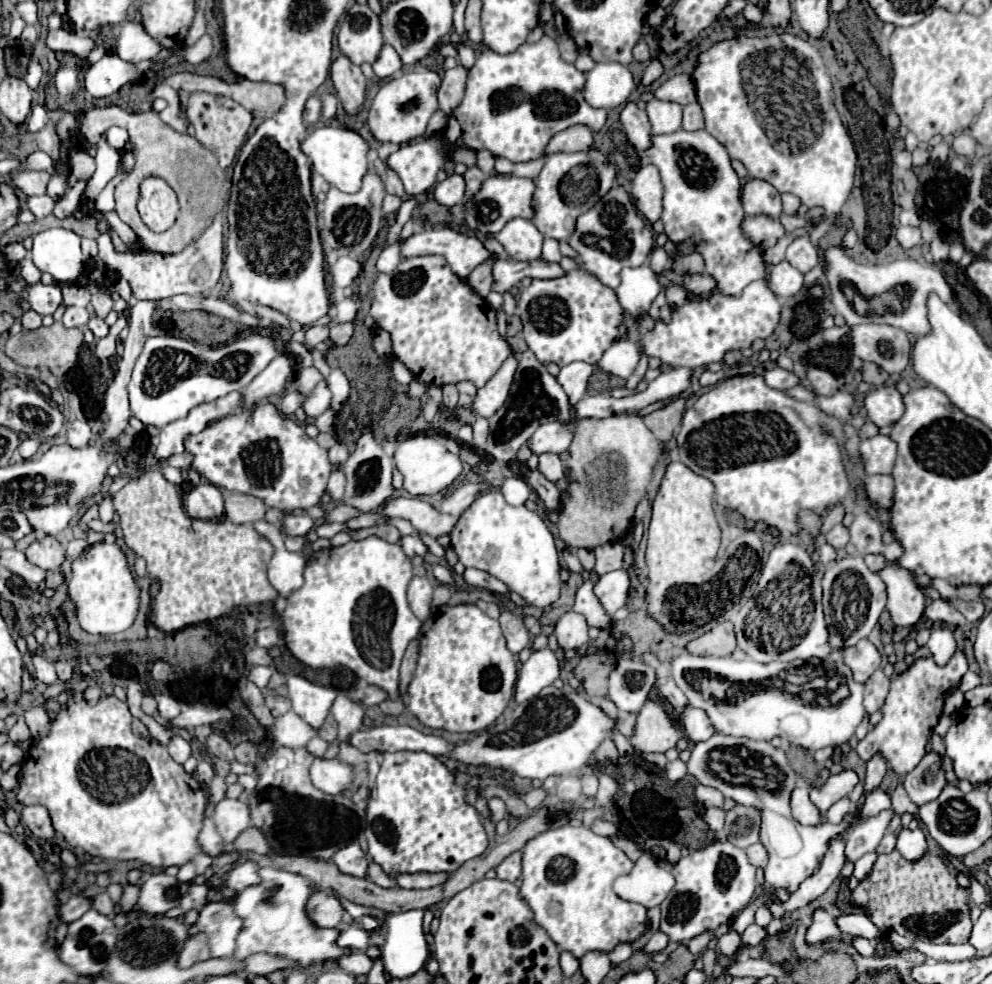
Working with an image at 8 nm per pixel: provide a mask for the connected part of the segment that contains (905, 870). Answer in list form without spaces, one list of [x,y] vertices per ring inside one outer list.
[[[897,850],[881,854],[871,874],[851,892],[851,904],[863,908],[881,930],[895,930],[903,936],[927,938],[937,944],[963,944],[971,934],[971,890],[957,884],[941,856],[927,852],[923,860],[911,864]]]

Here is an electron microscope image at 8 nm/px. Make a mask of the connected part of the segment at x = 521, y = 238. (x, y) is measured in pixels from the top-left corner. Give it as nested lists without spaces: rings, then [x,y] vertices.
[[[513,218],[503,226],[503,230],[499,230],[495,234],[495,238],[501,242],[505,252],[513,260],[537,260],[537,258],[541,258],[543,234],[533,226],[531,220]]]

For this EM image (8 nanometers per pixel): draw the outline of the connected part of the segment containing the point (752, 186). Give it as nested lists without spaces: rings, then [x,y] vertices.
[[[751,178],[745,188],[743,188],[743,208],[745,208],[745,214],[747,216],[759,216],[759,214],[765,214],[773,220],[779,220],[781,218],[781,196],[779,192],[763,182],[763,180],[755,180]]]

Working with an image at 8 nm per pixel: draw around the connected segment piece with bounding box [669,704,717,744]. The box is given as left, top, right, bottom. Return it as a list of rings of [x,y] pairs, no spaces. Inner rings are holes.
[[[687,704],[687,708],[683,708],[681,714],[677,714],[675,718],[669,718],[669,720],[673,724],[681,724],[681,734],[689,744],[703,742],[717,732],[713,728],[713,724],[709,722],[709,716],[703,710],[693,708],[691,704]]]

